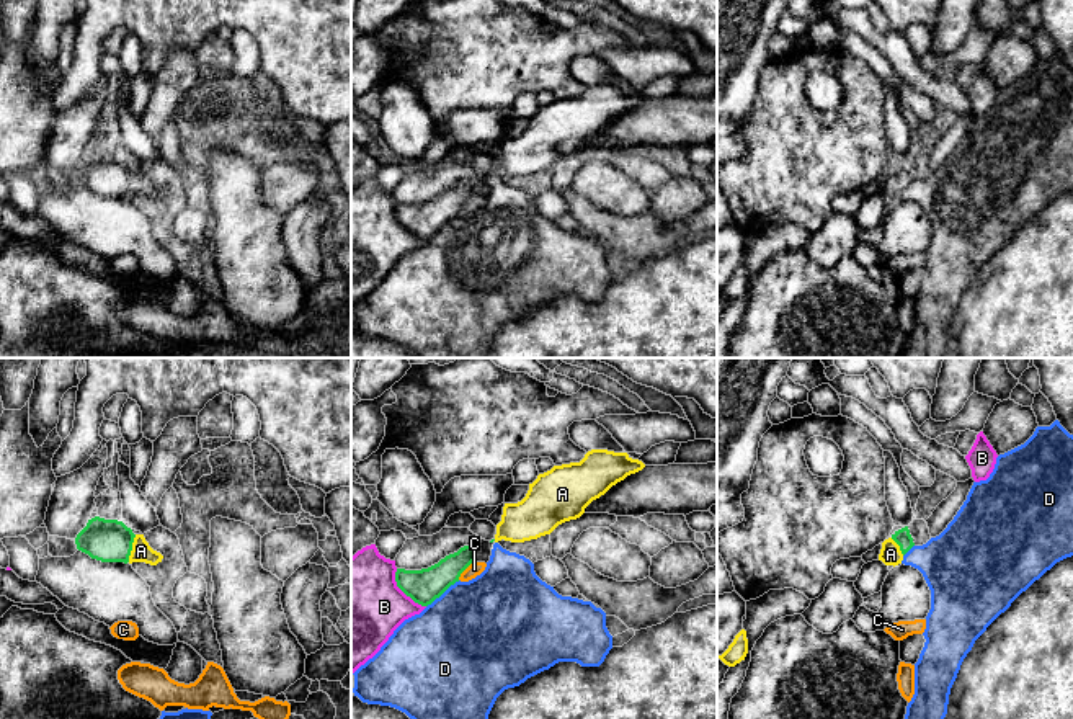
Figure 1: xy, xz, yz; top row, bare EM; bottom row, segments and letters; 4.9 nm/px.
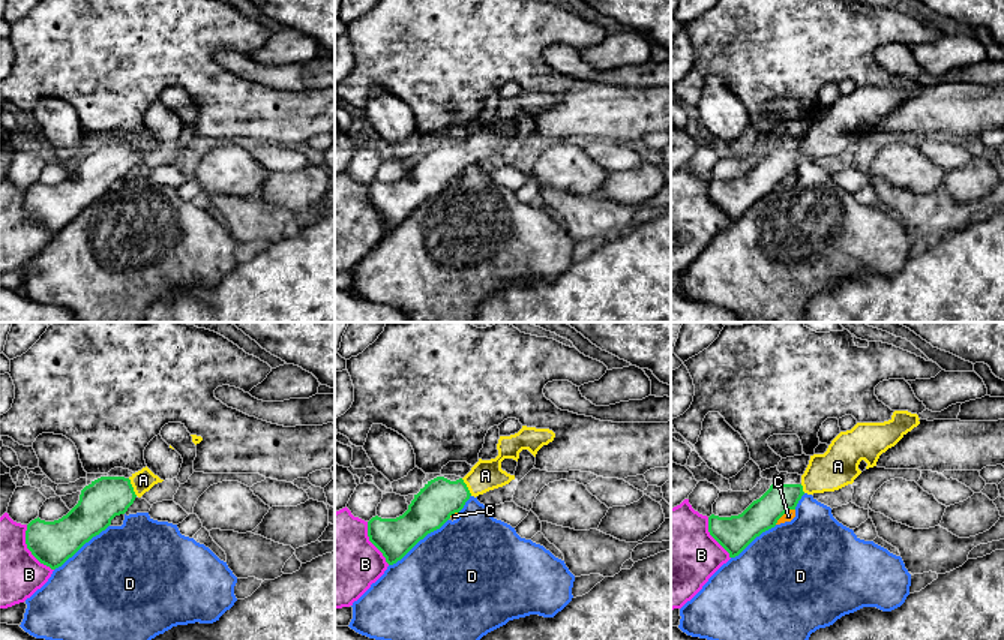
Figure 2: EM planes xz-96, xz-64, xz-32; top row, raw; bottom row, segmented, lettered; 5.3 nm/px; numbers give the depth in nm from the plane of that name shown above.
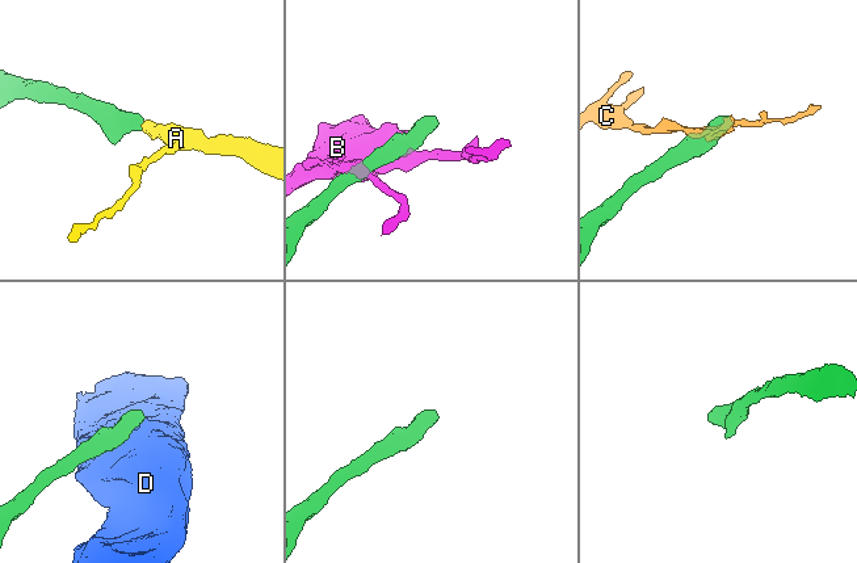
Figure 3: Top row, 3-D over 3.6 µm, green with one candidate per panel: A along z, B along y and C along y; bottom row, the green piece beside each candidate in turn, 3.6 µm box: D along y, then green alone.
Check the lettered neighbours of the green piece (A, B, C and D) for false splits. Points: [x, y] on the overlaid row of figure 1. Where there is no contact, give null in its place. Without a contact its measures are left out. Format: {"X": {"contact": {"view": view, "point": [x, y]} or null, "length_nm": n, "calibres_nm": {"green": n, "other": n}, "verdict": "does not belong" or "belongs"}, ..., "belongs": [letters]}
{"A": {"contact": {"view": "xy", "point": [131, 548]}, "length_nm": 140, "calibres_nm": {"green": 200, "other": 100}, "verdict": "belongs"}, "B": {"contact": {"view": "xz", "point": [404, 592]}, "length_nm": 240, "calibres_nm": {"green": 170, "other": 460}, "verdict": "does not belong"}, "C": {"contact": {"view": "xz", "point": [466, 567]}, "length_nm": 130, "calibres_nm": {"green": 170, "other": 70}, "verdict": "does not belong"}, "D": {"contact": {"view": "xz", "point": [443, 592]}, "length_nm": 220, "calibres_nm": {"green": 170, "other": 500}, "verdict": "does not belong"}, "belongs": ["A"]}

